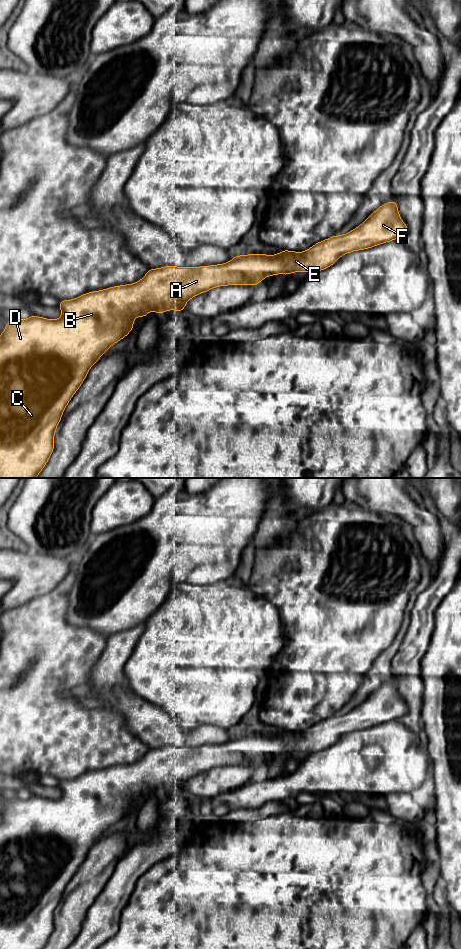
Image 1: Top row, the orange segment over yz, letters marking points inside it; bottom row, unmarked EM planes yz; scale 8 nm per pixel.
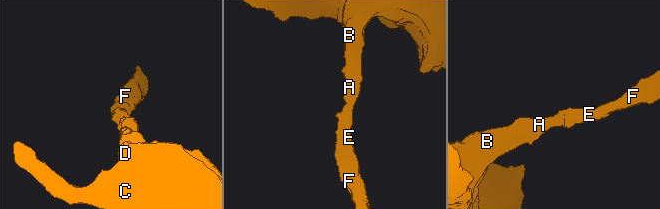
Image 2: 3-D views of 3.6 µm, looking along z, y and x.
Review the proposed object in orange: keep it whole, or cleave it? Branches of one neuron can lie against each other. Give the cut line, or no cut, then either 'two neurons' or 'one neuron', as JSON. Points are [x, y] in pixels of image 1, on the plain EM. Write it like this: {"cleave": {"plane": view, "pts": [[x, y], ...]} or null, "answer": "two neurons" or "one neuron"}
{"cleave": null, "answer": "one neuron"}

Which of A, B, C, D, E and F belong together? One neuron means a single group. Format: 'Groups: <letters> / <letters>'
Groups: A B C D E F

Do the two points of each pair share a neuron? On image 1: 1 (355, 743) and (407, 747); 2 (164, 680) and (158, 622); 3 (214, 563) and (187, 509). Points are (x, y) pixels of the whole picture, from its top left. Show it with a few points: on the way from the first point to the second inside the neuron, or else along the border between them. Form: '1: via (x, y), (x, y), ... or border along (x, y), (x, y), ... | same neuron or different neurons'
1: via (368, 737), (392, 737), (394, 739) | same neuron
2: via (164, 666), (164, 636) | same neuron
3: via (207, 550), (187, 530), (187, 522) | same neuron

